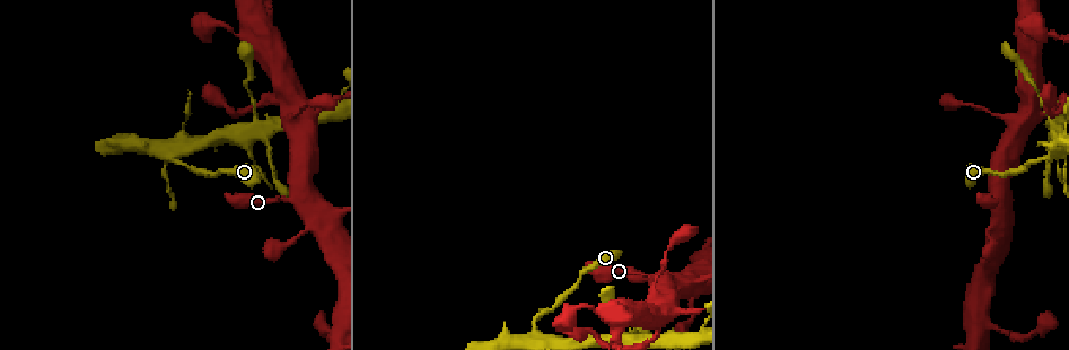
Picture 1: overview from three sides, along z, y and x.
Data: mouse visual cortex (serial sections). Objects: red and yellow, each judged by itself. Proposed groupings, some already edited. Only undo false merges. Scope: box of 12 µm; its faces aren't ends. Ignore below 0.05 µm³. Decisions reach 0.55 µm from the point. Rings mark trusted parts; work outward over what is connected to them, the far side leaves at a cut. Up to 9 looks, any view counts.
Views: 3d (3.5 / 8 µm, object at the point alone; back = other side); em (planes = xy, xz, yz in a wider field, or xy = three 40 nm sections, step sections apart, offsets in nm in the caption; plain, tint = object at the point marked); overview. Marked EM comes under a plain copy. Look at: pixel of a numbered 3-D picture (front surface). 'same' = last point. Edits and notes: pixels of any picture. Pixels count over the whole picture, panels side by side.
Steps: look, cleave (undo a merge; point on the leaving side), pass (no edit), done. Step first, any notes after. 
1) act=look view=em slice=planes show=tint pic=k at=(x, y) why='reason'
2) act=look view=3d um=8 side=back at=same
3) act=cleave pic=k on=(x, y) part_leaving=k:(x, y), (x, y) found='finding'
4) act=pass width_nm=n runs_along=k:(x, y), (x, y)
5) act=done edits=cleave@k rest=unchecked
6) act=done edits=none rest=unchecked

act=look view=3d um=3.5 pic=1 at=(531, 337) why='narrows sharply'

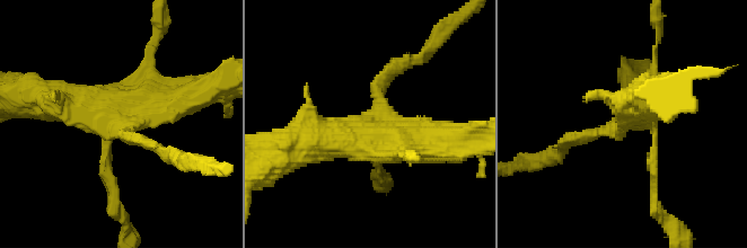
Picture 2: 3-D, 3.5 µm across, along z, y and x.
act=look view=em slice=xy step=1 show=tint pic=2 at=(371, 128) arms=4 arm_widths_nm=150,200,350,500

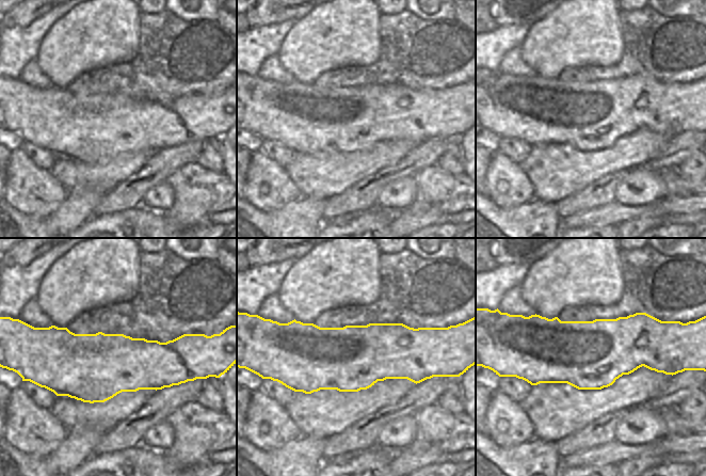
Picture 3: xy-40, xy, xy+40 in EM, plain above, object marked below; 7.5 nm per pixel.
act=look view=em slice=xy step=5 show=tint at=same

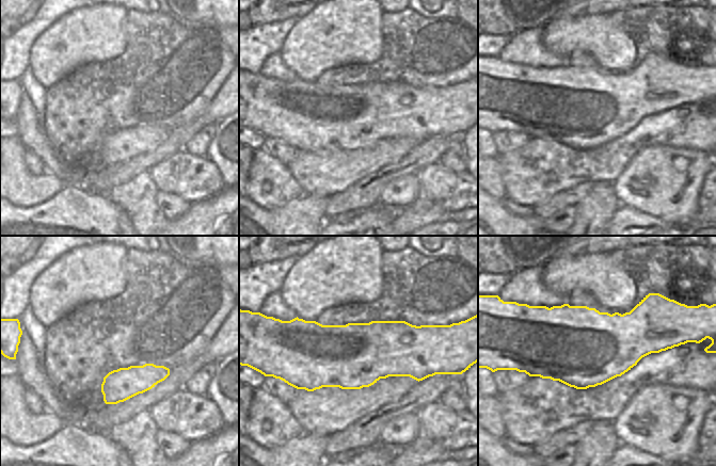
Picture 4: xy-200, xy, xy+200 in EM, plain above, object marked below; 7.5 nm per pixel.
act=pass runs_along=2:(567, 141), (618, 127), (648, 92) found='one cell here'

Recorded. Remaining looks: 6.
act=look view=3d um=3.5 pic=1 at=(250, 155) why='sudden change in width'

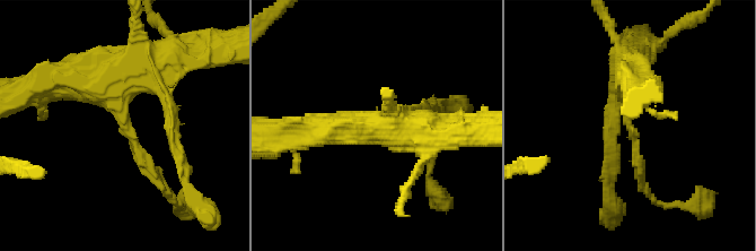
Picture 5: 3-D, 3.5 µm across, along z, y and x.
act=look view=em slice=xy step=1 show=tint pic=5 at=(126, 120) arm_widths_nm=150,400 why='shape alone is not enough'

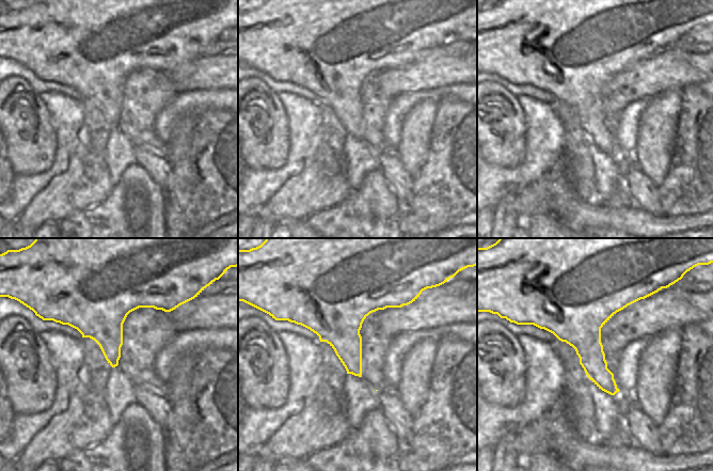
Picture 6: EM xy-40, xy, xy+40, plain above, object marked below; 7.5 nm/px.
act=pass found='all the same cell'

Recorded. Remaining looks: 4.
act=look view=3d um=3.5 pic=1 at=(616, 330)

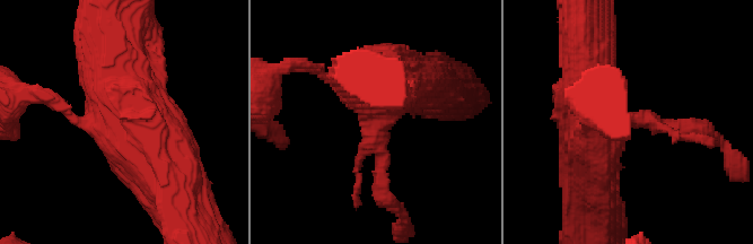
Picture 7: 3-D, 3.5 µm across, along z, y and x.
act=look view=em slice=xy step=2 show=tint pic=7 at=(378, 115) why='shape alone is not enough'

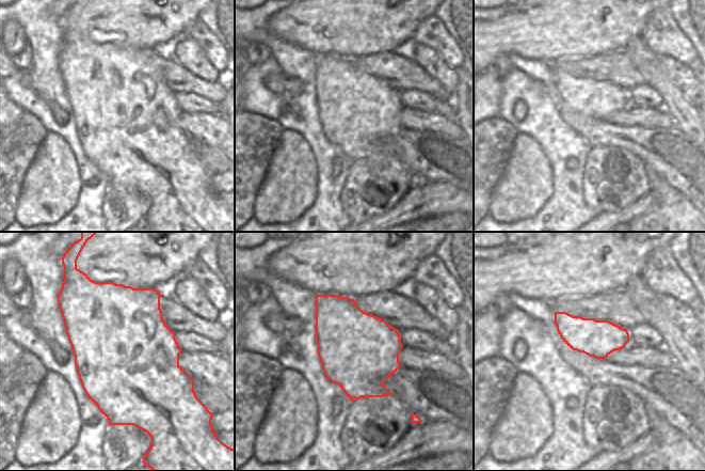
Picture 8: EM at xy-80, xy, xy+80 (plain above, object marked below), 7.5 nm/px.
act=pass runs_along=7:(172, 185), (116, 57) found='continuous, no second cell'

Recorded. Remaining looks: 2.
act=look view=3d um=3.5 pic=1 at=(998, 227)

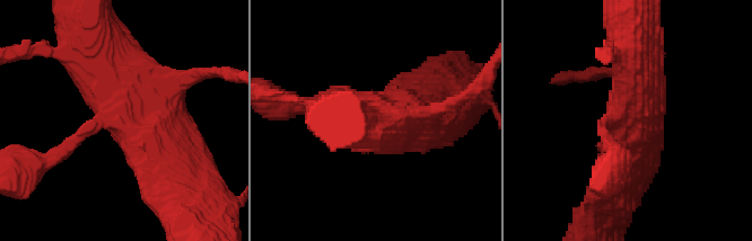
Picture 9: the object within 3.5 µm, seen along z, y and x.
act=look view=em slice=xy step=2 show=tint pic=9 at=(117, 113)

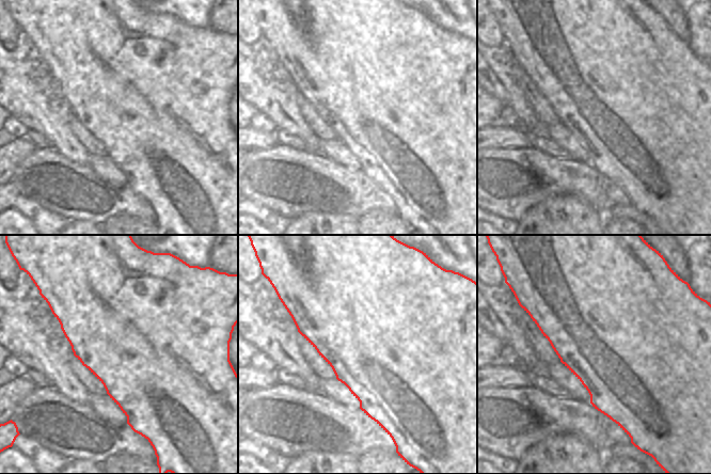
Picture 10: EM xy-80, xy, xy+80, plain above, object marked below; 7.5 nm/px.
act=pass runs_along=9:(79, 35), (128, 83), (180, 170) found='one cell here'

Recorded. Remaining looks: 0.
act=done edits=none rest=unchecked

